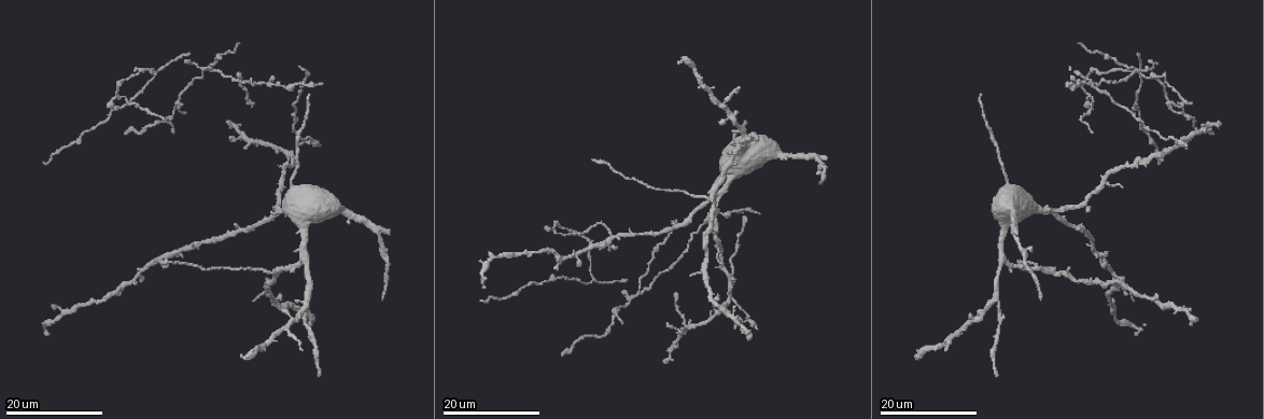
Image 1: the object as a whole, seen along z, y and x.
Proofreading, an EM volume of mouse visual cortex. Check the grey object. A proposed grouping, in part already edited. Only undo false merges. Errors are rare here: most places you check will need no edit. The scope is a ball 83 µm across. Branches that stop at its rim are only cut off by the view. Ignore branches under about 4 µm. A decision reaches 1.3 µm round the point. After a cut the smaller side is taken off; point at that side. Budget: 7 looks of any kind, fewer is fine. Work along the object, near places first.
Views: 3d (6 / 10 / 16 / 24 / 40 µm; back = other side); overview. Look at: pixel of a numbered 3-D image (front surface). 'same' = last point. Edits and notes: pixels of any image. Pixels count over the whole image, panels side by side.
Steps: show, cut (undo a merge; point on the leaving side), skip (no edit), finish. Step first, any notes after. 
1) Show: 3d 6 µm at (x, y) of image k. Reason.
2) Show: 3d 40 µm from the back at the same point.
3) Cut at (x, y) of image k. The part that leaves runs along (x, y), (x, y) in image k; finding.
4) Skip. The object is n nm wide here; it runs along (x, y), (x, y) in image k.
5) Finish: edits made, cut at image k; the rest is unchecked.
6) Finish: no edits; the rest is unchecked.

Show: 3d 16 µm at (707, 197) of image 1. Three arms meet.

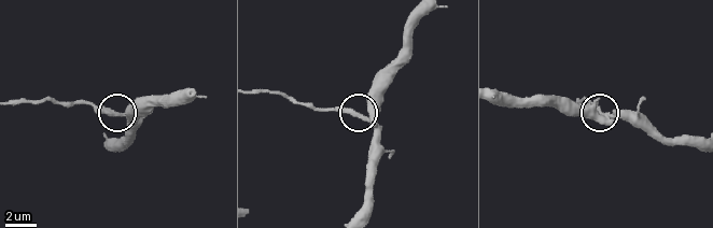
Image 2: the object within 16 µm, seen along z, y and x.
Show: 3d 6 µm at (122, 113) of image 2.

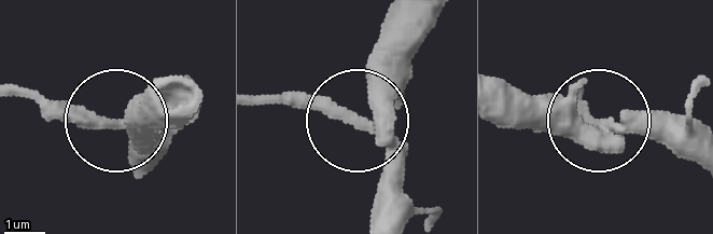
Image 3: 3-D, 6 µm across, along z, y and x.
Cut at (88, 116) of image 3. 3 arms meet here; two neurons meet here.

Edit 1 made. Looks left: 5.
Show: overview.

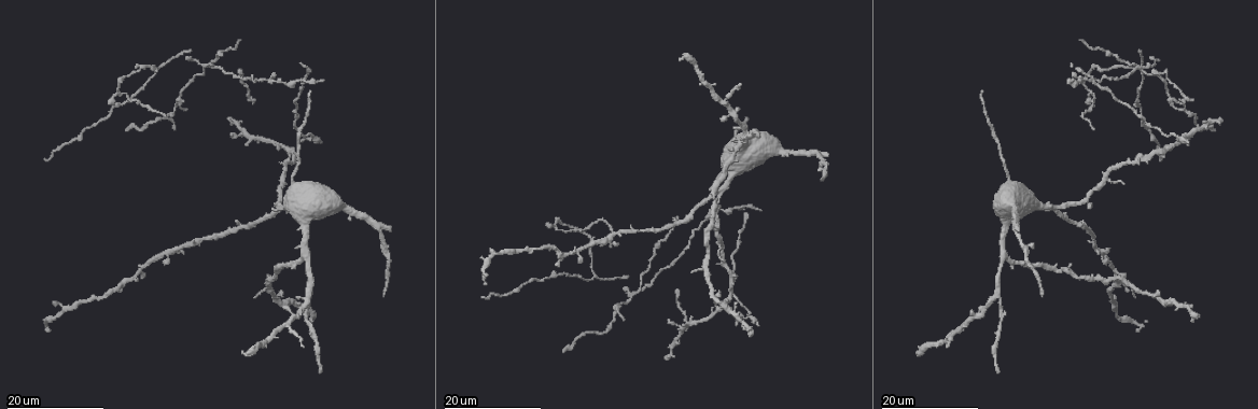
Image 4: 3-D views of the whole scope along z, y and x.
Show: 3d 16 µm at (964, 325) of image 4. Three-way junction.

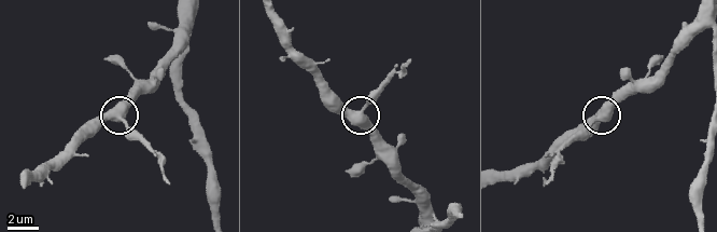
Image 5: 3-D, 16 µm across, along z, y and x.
Show: 3d 10 µm at (357, 113) of image 5.

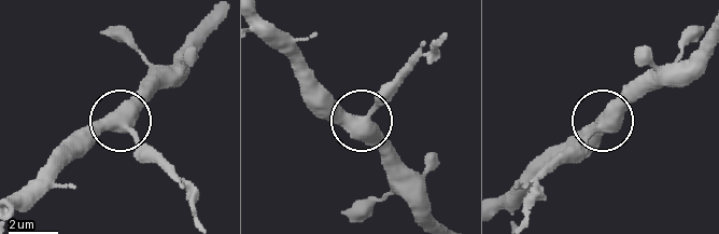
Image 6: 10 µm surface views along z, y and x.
Skip. The object is 440 nm wide here; it runs along (705, 43), (687, 59), (637, 80), (565, 159) in image 6; all the same neuron.

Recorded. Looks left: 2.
Show: 3d 16 µm at (1103, 71) of image 4.

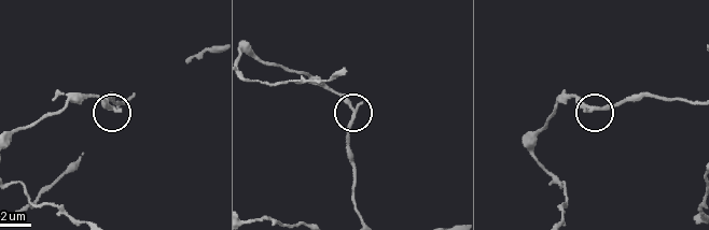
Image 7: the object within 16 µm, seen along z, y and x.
Show: 3d 6 µm at (353, 119) of image 7.

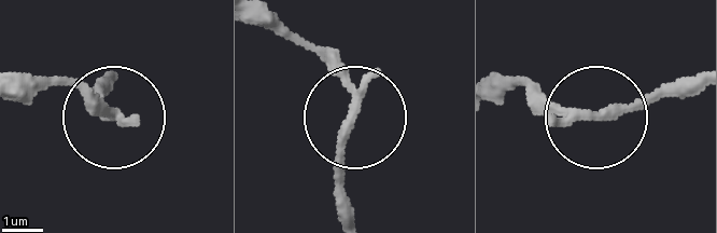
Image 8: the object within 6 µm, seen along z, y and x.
Skip. One neuron here.

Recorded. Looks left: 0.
Finish: edits made, cut at image 3; the rest is unchecked.

